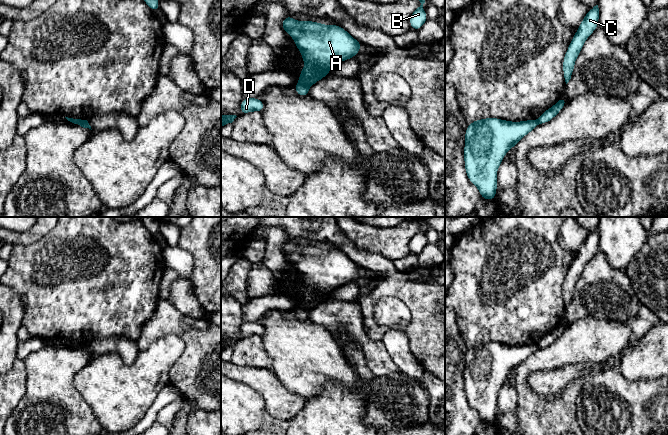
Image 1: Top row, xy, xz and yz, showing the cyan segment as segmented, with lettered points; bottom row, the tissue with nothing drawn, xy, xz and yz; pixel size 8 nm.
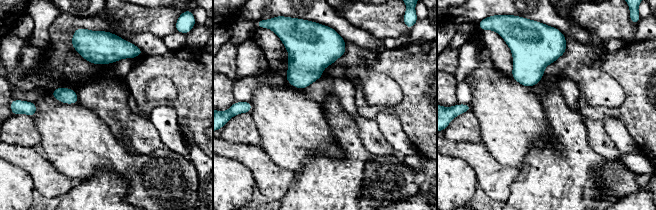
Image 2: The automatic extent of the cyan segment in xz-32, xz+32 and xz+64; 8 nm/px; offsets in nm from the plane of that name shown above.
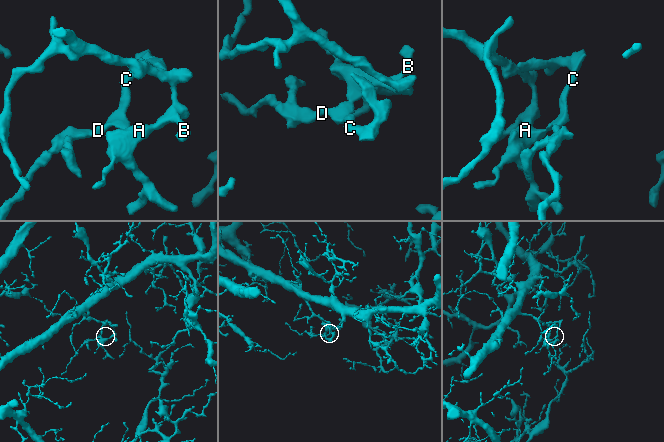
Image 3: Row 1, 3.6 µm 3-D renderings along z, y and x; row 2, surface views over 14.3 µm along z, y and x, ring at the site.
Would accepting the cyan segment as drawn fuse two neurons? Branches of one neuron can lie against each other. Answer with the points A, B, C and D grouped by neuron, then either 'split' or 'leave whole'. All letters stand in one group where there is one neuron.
groups A B / C D; split

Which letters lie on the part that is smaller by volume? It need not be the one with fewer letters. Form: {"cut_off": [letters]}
{"cut_off": ["C", "D"]}

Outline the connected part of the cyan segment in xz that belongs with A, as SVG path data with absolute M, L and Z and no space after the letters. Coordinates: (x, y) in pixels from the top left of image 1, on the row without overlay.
M291 238L282 244L281 250L290 258L305 286L299 308L307 311L327 300L334 289L353 282L363 268L340 249L295 245Z

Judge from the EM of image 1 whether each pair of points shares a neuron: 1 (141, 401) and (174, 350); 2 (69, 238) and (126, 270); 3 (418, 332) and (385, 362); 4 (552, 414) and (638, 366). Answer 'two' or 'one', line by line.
1: one
2: one
3: two
4: two

